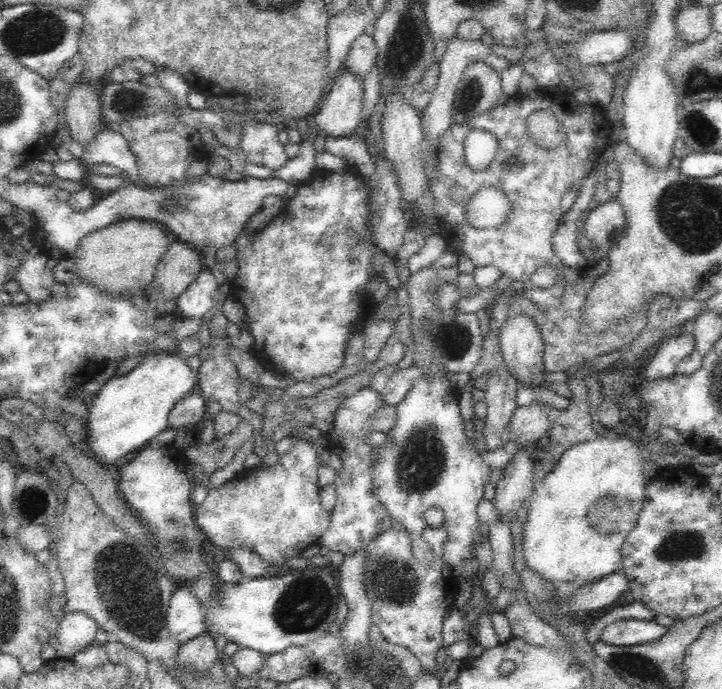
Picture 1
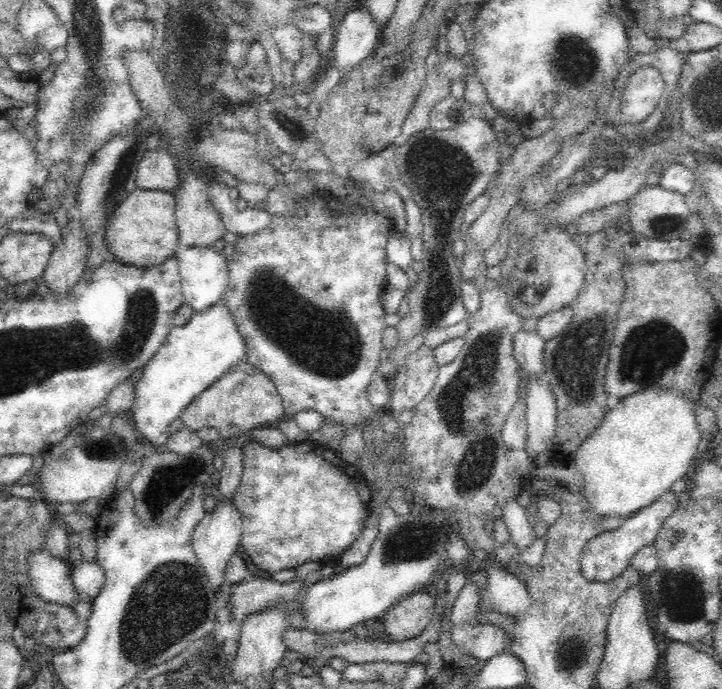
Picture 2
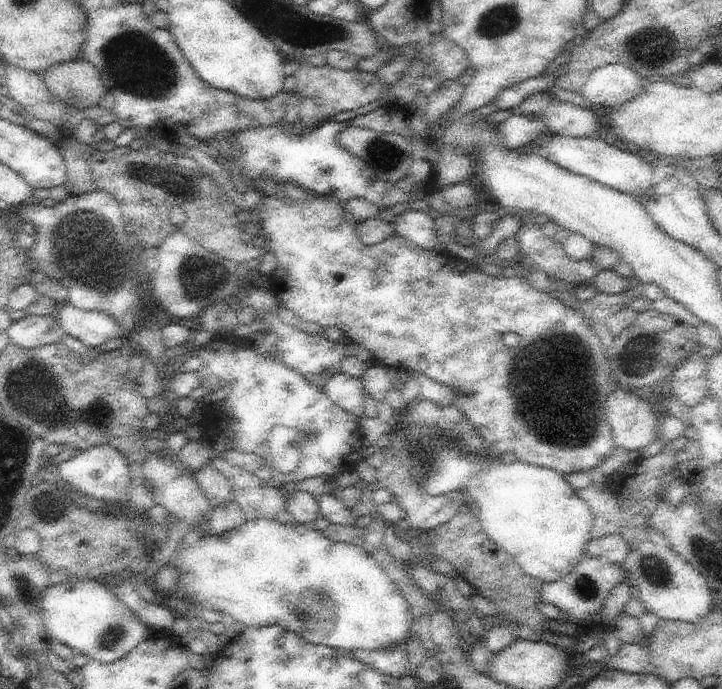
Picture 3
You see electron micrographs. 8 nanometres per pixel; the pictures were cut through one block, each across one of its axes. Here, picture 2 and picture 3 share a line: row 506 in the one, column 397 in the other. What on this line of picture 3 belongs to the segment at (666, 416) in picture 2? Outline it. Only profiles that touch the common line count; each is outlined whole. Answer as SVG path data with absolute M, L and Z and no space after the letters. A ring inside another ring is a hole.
M256 518L254 522L244 522L240 528L224 532L220 536L202 536L196 544L188 544L183 541L173 554L170 564L176 567L178 572L180 592L185 598L190 598L193 602L198 602L209 609L214 609L222 614L229 614L234 621L245 626L282 626L284 630L296 632L307 642L330 646L332 648L348 651L364 650L368 652L378 652L384 648L394 648L402 646L408 642L412 634L412 620L410 620L410 606L406 598L400 593L396 584L388 577L388 574L378 565L378 562L366 553L366 550L359 544L338 543L330 541L324 536L322 531L314 530L310 526L293 522L292 524L282 524L278 520L268 520L266 518Z

